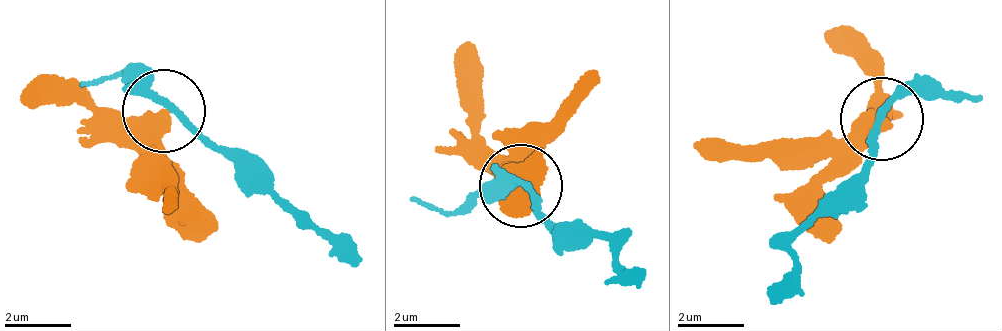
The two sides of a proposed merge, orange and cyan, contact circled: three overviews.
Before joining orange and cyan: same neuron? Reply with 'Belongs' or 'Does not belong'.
Does not belong

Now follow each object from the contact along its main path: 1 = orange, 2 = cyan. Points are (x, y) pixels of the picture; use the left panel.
1: (165, 114), (151, 155), (173, 203)
2: (165, 106), (222, 151), (257, 159), (354, 267)

